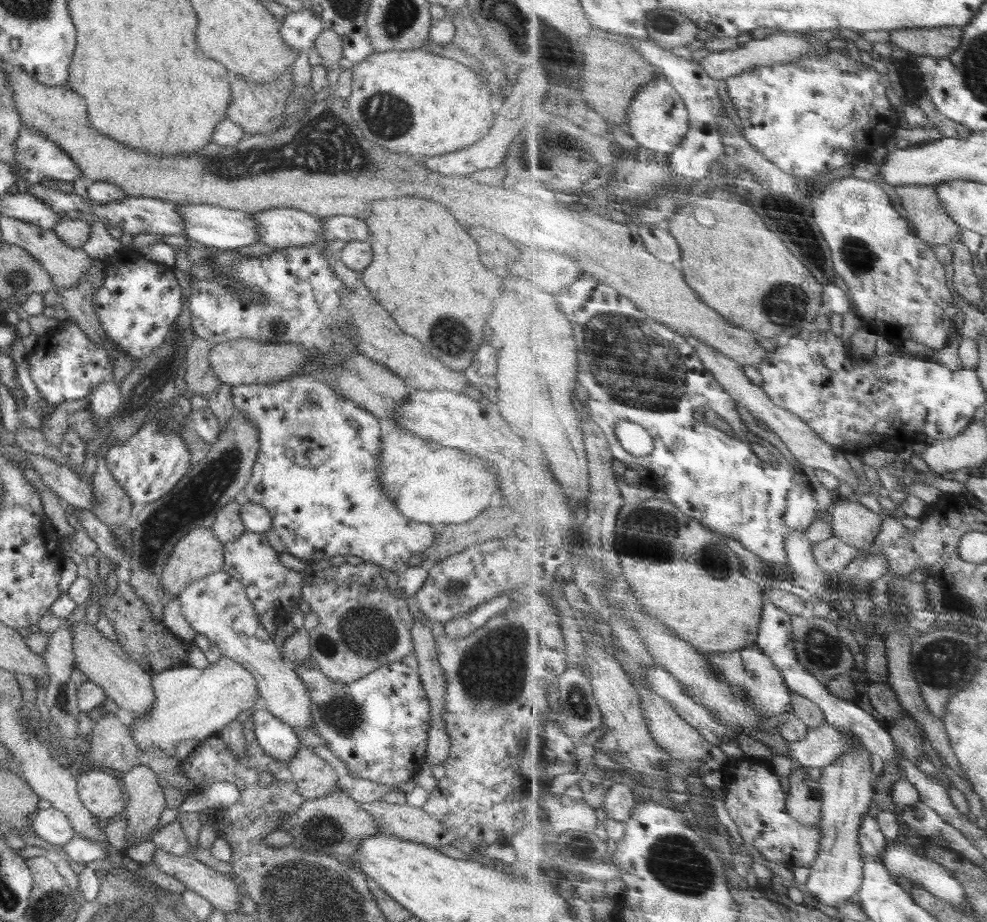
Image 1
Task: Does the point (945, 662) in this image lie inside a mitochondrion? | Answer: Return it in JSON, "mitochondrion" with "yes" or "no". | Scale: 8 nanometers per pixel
{"mitochondrion":"yes"}

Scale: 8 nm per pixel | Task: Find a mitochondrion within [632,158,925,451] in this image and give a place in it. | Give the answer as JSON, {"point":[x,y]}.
{"point":[785,304]}

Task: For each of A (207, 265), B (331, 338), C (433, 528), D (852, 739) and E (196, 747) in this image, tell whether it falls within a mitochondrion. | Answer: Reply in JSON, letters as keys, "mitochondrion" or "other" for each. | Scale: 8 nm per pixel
{"A":"mitochondrion","B":"mitochondrion","C":"other","D":"other","E":"other"}

